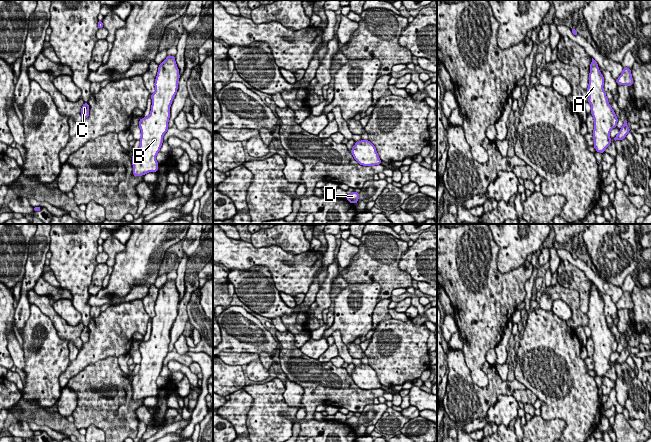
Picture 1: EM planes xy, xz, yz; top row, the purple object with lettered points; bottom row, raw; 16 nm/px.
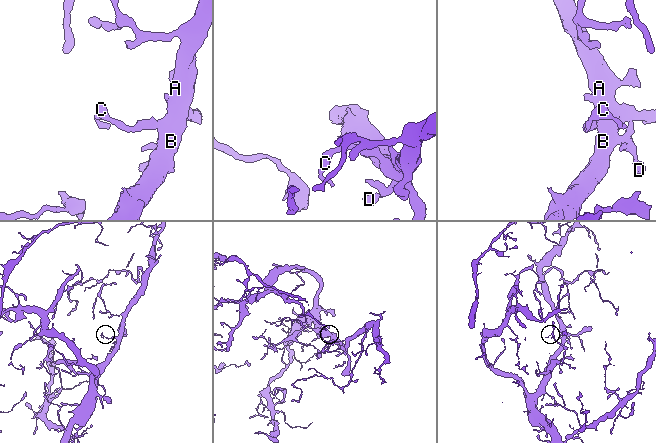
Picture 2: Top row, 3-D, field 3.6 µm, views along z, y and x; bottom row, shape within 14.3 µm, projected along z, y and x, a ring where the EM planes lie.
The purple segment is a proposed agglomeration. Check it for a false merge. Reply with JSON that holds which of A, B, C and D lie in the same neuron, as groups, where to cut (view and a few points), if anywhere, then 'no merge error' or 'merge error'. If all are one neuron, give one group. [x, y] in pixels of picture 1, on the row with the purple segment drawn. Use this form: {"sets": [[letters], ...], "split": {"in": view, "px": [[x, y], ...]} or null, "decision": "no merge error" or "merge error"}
{"sets": [["A", "B", "C", "D"]], "split": null, "decision": "no merge error"}

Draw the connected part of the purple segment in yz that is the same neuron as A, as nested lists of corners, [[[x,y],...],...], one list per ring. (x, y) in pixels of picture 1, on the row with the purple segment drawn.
[[[592,58],[590,64],[589,84],[587,93],[591,105],[591,114],[594,119],[594,148],[596,152],[604,153],[610,145],[610,131],[617,126],[617,116],[608,103],[606,92],[603,89],[604,77],[599,71],[597,62]]]

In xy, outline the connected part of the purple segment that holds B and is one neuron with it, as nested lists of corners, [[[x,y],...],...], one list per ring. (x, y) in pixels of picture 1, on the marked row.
[[[168,56],[159,65],[155,79],[155,92],[151,94],[152,105],[148,117],[141,118],[140,146],[133,152],[132,165],[135,177],[158,171],[156,156],[163,143],[163,136],[168,130],[170,107],[177,93],[179,69],[175,56]]]

